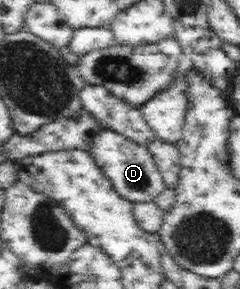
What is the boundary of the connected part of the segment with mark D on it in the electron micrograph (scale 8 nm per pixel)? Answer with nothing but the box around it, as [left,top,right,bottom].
[89,130,166,203]

